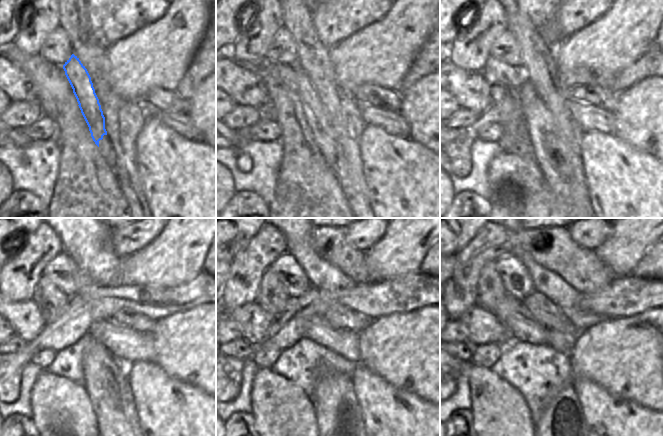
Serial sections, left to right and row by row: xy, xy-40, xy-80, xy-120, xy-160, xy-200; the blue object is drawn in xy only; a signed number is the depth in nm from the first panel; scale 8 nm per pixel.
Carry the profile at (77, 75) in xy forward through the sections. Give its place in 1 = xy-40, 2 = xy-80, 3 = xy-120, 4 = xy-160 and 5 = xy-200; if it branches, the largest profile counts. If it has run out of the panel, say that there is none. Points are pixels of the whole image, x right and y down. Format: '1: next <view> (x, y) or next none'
1: next xy-40 (324, 136)
2: next xy-80 (549, 150)
3: next xy-120 (108, 387)
4: next xy-160 (334, 393)
5: next xy-200 (564, 409)

